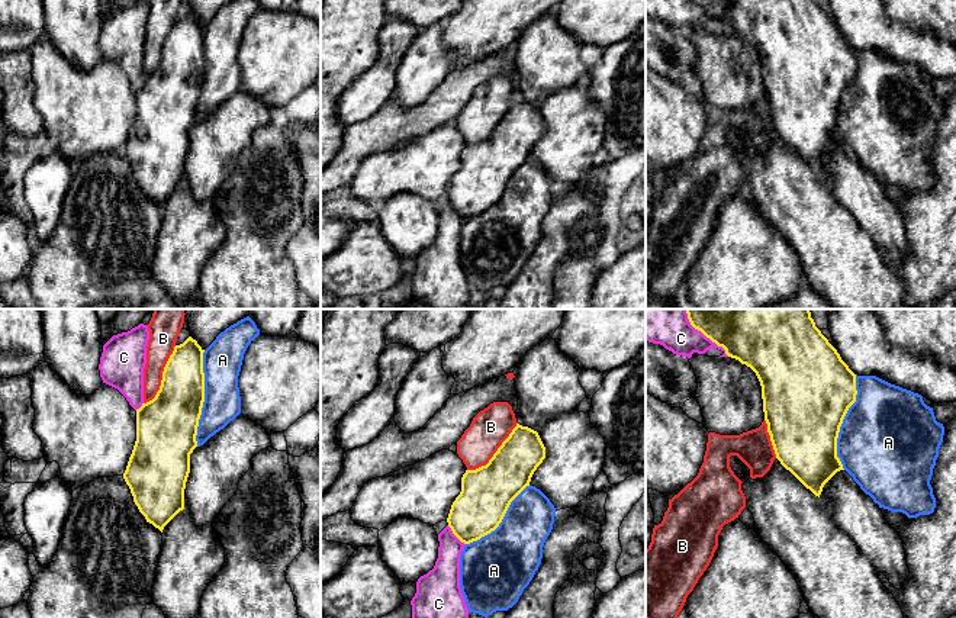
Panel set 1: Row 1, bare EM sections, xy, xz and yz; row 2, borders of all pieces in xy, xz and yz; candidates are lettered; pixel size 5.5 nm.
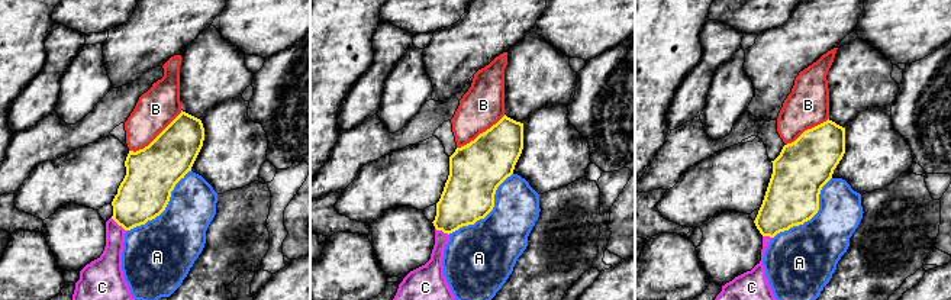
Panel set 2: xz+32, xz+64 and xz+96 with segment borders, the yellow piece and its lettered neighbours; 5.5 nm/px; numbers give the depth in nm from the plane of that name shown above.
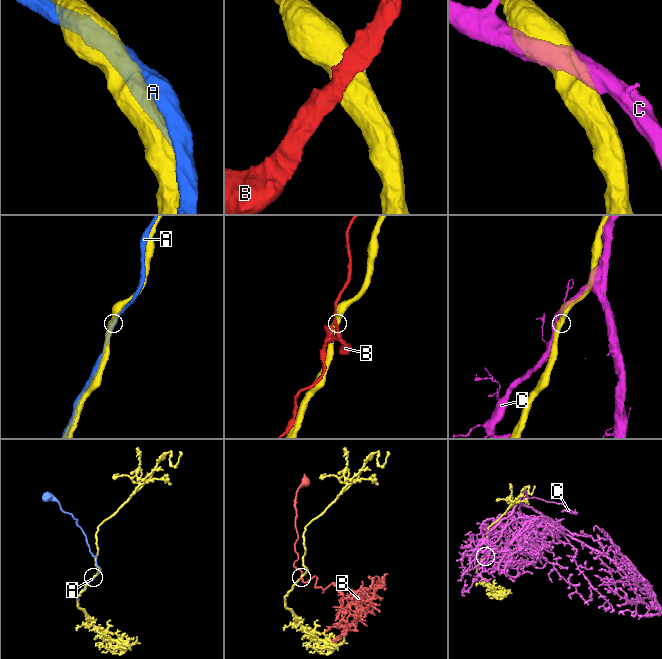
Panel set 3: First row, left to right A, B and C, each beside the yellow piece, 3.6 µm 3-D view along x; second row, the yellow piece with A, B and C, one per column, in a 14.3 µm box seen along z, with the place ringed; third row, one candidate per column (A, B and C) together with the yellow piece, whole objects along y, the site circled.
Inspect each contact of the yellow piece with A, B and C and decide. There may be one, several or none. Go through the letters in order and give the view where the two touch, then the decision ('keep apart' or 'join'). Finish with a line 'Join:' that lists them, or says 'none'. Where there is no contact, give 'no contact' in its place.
A: meets yellow in xy; join
B: meets yellow in xy; keep apart
C: meets yellow in yz; keep apart
Join: A

